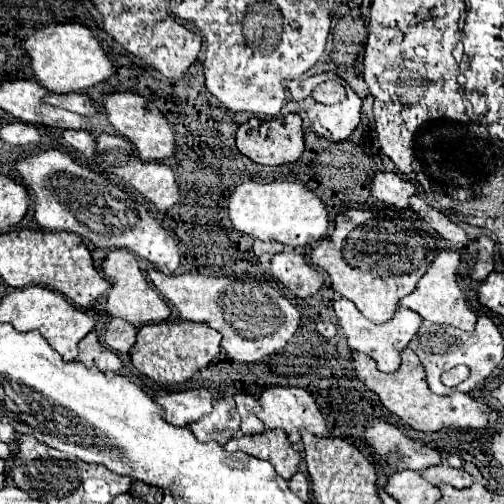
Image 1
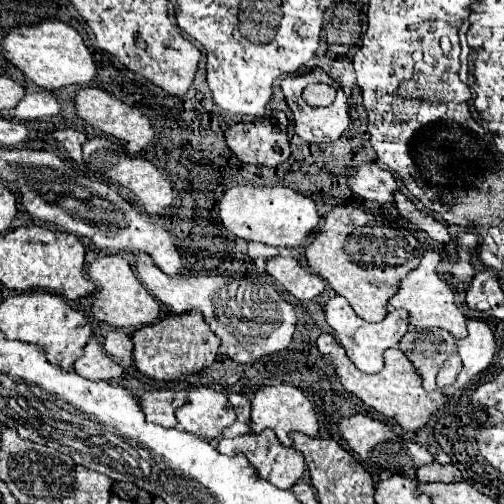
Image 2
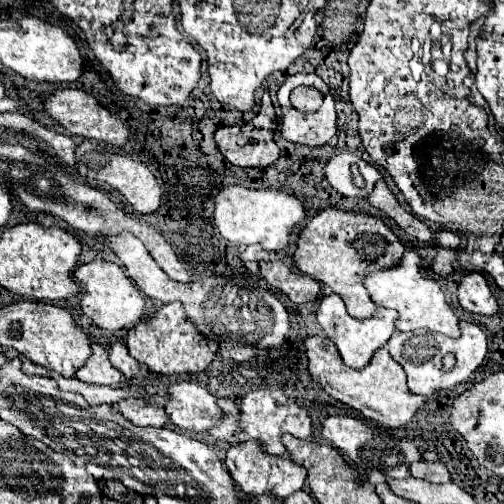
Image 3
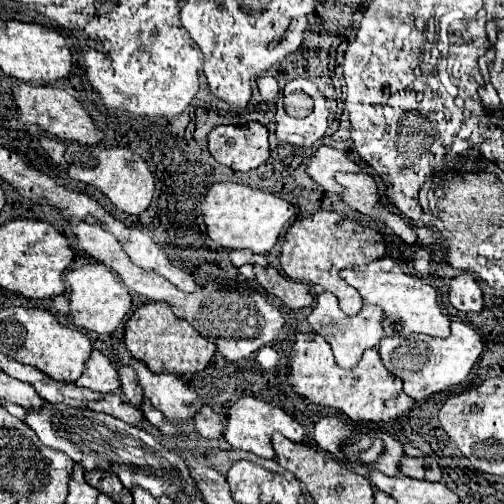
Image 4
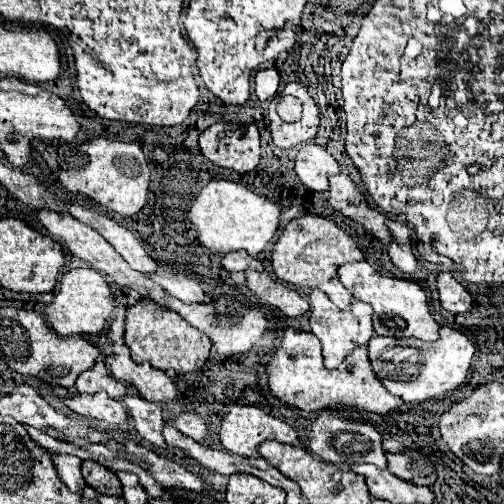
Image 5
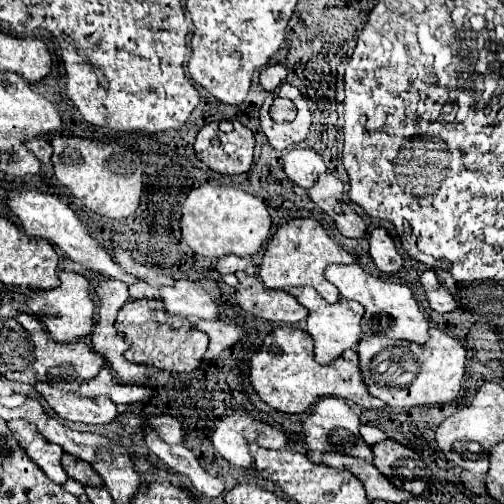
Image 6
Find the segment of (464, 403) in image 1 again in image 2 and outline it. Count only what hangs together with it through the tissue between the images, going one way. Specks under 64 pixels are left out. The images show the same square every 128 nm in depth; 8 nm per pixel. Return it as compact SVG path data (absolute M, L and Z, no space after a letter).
M328 332L320 334L316 344L318 344L318 350L322 354L330 356L332 362L336 364L336 374L340 376L344 390L358 396L364 404L368 404L376 412L394 418L404 430L420 430L422 426L426 426L430 422L430 418L438 410L442 410L448 404L448 396L444 396L442 392L426 392L422 388L420 374L416 372L416 368L412 366L412 362L406 358L406 354L400 348L390 348L386 352L386 366L382 372L366 374L352 364L352 360L344 352L344 348L340 348L340 344L336 342L336 338L332 334L328 334Z

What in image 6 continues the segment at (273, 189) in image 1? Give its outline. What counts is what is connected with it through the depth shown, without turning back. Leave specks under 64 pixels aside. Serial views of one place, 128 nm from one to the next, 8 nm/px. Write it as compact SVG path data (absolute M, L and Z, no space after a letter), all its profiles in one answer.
M204 184L188 194L186 202L182 204L180 224L184 240L196 254L210 258L220 258L226 254L250 258L258 254L262 244L268 240L272 218L266 204L256 196L232 186Z

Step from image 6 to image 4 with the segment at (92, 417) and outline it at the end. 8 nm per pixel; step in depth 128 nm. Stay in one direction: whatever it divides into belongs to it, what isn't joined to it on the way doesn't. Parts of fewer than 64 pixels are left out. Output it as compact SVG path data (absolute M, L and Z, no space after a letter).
M106 394L104 400L100 400L100 402L90 402L88 408L90 408L90 410L96 410L96 412L112 414L112 416L116 416L116 418L120 418L120 420L132 424L132 426L142 424L142 422L146 420L144 414L142 414L136 406L132 406L130 402L122 400L122 396L118 396L118 394Z

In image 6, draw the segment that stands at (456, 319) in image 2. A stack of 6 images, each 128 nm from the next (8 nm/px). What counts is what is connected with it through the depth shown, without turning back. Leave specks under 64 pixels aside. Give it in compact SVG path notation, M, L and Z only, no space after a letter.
M358 264L330 266L330 268L326 268L324 276L332 284L336 284L342 298L356 300L364 306L364 310L366 310L364 316L362 316L364 334L384 334L388 338L402 338L402 340L410 340L410 342L416 342L416 344L426 344L428 342L430 322L420 312L420 306L416 302L416 294L408 286L374 278L372 274L364 272Z

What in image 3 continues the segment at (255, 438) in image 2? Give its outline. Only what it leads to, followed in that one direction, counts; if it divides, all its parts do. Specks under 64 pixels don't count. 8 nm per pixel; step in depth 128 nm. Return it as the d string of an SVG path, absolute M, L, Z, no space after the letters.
M256 440L252 442L238 442L232 444L226 450L226 460L224 464L228 466L228 470L232 472L232 478L236 480L236 484L246 492L246 494L264 494L270 492L276 498L284 500L286 496L290 496L292 492L300 490L304 486L306 480L306 470L292 462L288 456L272 456L268 452L262 450L262 444L258 444Z

